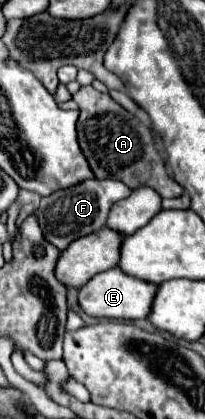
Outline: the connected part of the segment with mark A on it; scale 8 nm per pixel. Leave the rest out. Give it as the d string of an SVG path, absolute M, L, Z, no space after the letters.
M91 85L81 87L73 95L73 101L79 105L79 111L81 111L79 119L77 119L79 145L81 145L81 151L87 157L97 179L123 181L131 189L151 187L163 199L183 195L183 187L177 185L169 177L163 157L153 147L153 135L145 123L141 123L135 115L125 111L107 93L95 91Z

